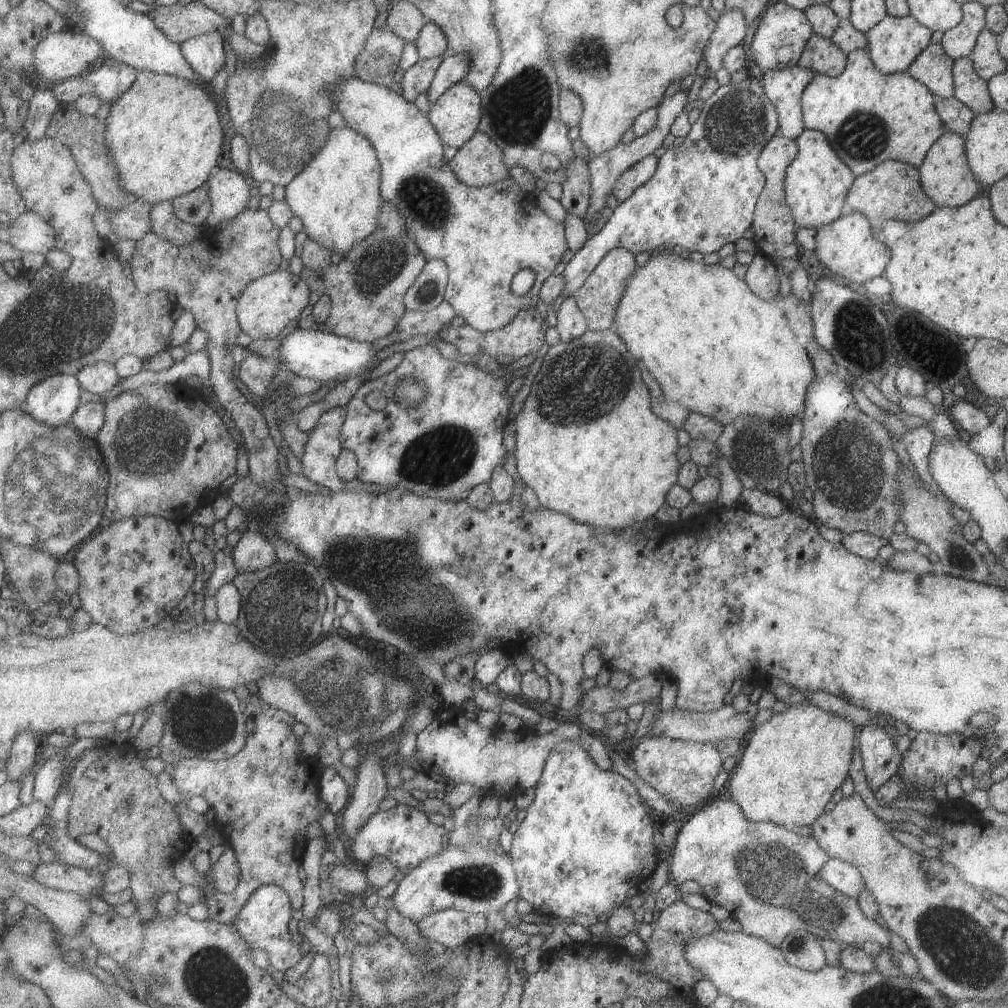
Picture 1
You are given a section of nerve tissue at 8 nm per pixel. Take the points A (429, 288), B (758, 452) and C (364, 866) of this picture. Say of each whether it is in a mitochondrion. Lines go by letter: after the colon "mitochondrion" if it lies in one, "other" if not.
A: mitochondrion
B: mitochondrion
C: other

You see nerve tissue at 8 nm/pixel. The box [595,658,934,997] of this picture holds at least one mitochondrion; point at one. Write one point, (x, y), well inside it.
(771, 874)

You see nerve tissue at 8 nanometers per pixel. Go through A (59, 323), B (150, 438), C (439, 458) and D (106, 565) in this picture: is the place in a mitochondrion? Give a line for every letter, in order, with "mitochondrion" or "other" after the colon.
A: mitochondrion
B: mitochondrion
C: mitochondrion
D: other

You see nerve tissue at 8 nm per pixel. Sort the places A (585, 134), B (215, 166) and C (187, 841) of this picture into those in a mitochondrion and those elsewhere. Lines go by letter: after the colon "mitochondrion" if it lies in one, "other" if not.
A: other
B: other
C: other

